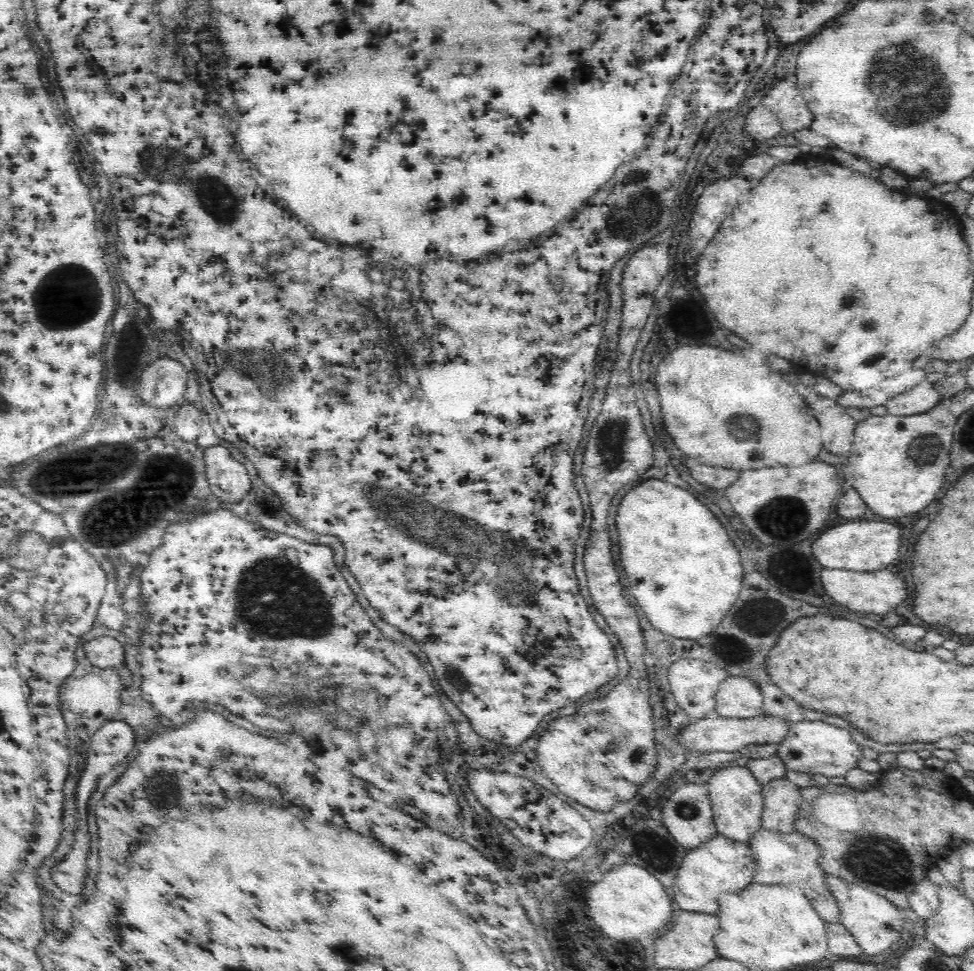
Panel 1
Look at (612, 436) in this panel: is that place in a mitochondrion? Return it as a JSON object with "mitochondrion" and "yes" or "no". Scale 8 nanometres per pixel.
{"mitochondrion":"yes"}

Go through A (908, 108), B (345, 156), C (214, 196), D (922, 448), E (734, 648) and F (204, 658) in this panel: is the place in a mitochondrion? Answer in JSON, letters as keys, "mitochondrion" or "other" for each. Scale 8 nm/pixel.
{"A":"mitochondrion","B":"other","C":"mitochondrion","D":"mitochondrion","E":"mitochondrion","F":"other"}

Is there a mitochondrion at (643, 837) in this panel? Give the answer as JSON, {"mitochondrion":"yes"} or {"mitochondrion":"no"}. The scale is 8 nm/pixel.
{"mitochondrion":"no"}

